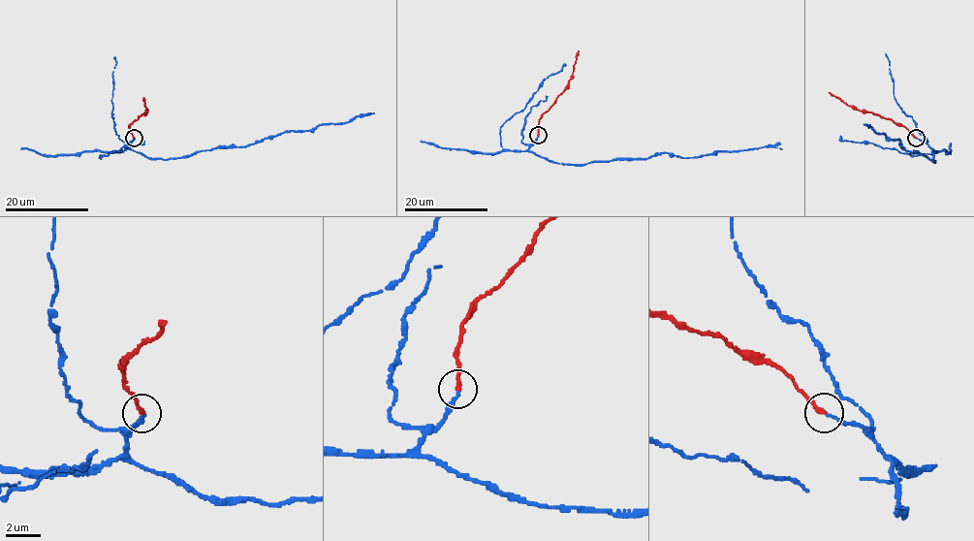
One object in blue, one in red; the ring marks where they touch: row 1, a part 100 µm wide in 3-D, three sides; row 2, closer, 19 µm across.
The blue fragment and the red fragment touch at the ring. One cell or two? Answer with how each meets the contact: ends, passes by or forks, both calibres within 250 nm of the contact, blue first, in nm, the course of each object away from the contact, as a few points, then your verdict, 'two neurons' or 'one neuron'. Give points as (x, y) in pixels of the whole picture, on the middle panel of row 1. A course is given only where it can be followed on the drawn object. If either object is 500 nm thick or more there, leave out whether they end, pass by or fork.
blue ends; red ends; calibres 200 and 280 nm; course blue (537, 136), (529, 151), (562, 164), (582, 165), (665, 152), (697, 157), (765, 147), (782, 149); course red (538, 135), (539, 118), (569, 84), (579, 50); one neuron

